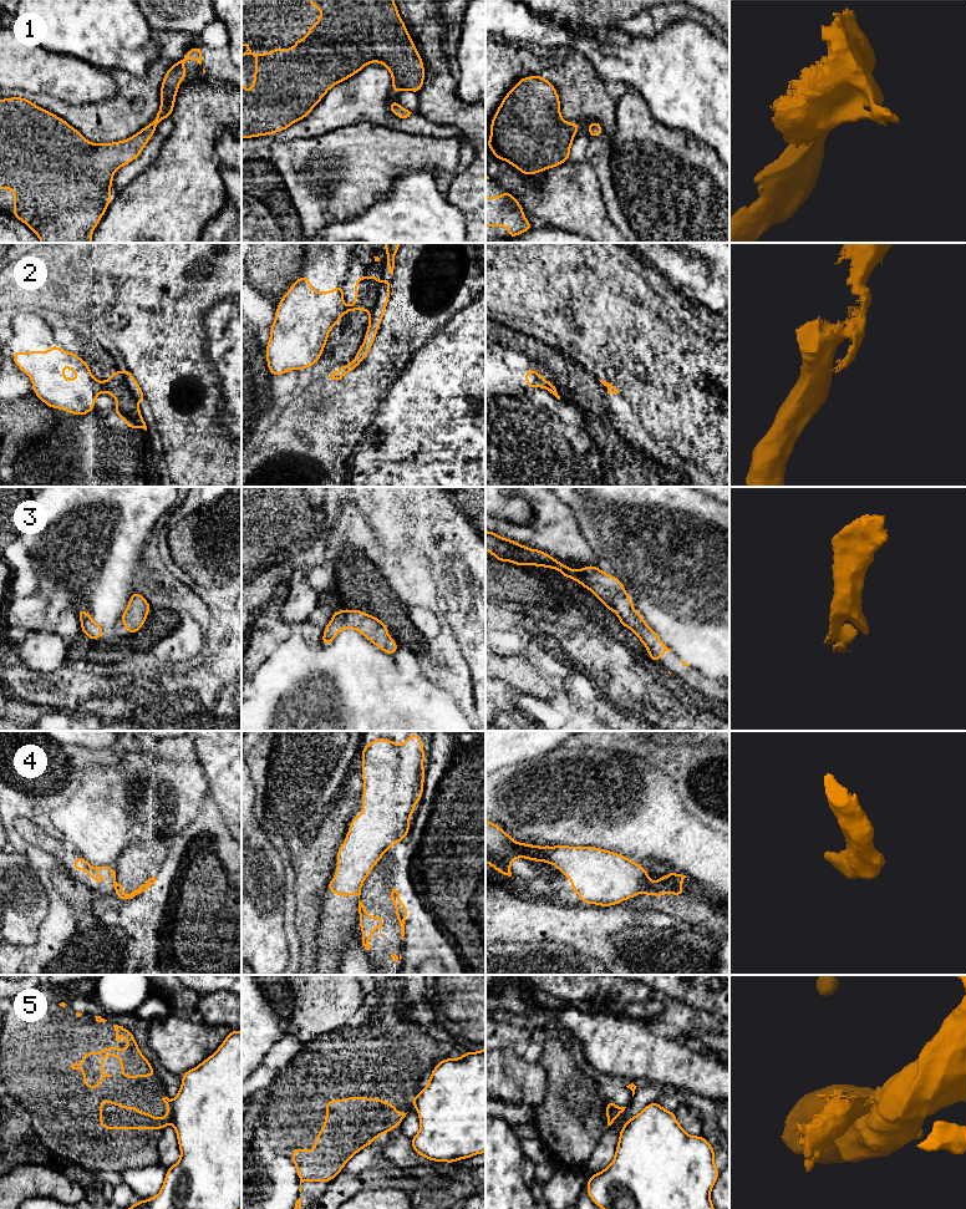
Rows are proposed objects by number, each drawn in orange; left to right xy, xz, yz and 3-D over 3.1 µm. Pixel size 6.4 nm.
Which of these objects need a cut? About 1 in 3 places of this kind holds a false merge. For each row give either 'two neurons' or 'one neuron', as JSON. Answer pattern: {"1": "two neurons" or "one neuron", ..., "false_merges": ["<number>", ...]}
{"1": "one neuron", "2": "two neurons", "3": "one neuron", "4": "two neurons", "5": "two neurons", "false_merges": ["2", "4", "5"]}

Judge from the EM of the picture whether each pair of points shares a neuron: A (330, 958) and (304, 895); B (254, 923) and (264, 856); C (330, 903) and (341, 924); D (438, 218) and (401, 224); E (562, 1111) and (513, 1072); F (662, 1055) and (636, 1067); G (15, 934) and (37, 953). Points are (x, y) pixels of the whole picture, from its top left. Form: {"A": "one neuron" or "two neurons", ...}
{"A": "two neurons", "B": "one neuron", "C": "one neuron", "D": "one neuron", "E": "two neurons", "F": "one neuron", "G": "two neurons"}

